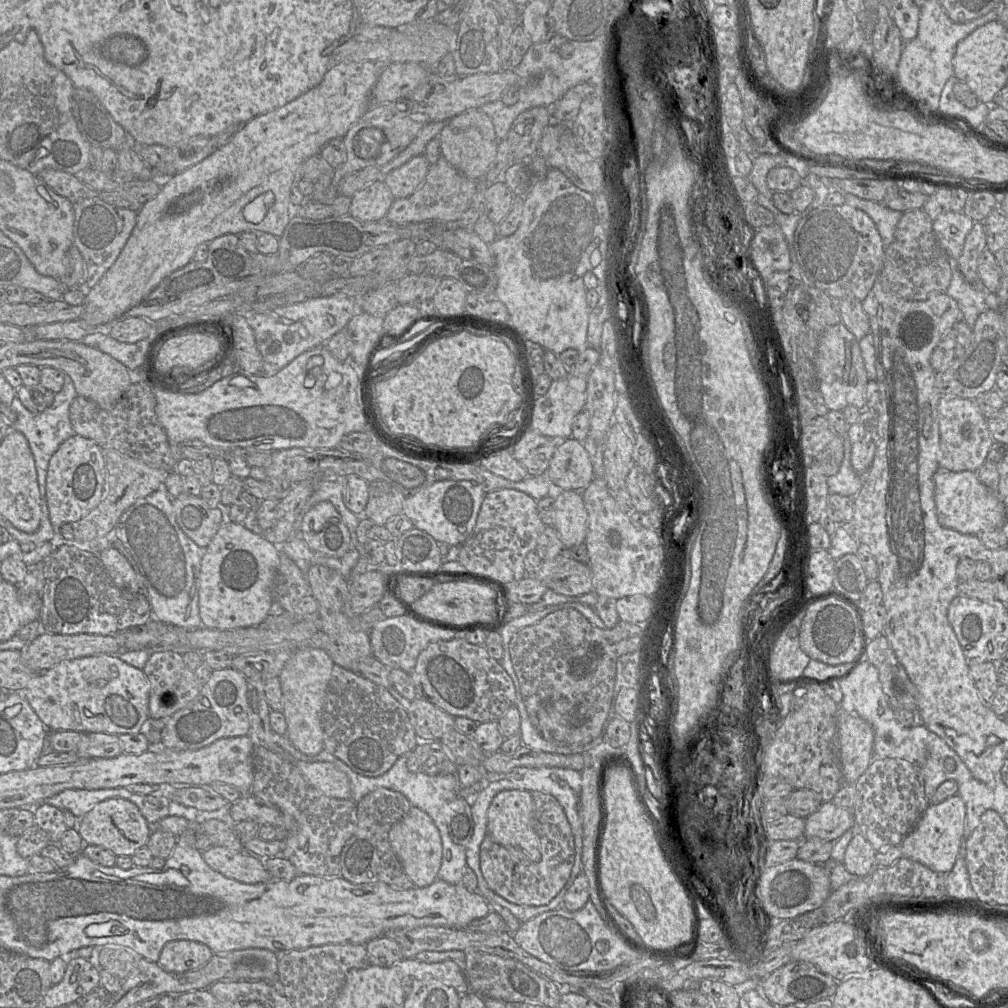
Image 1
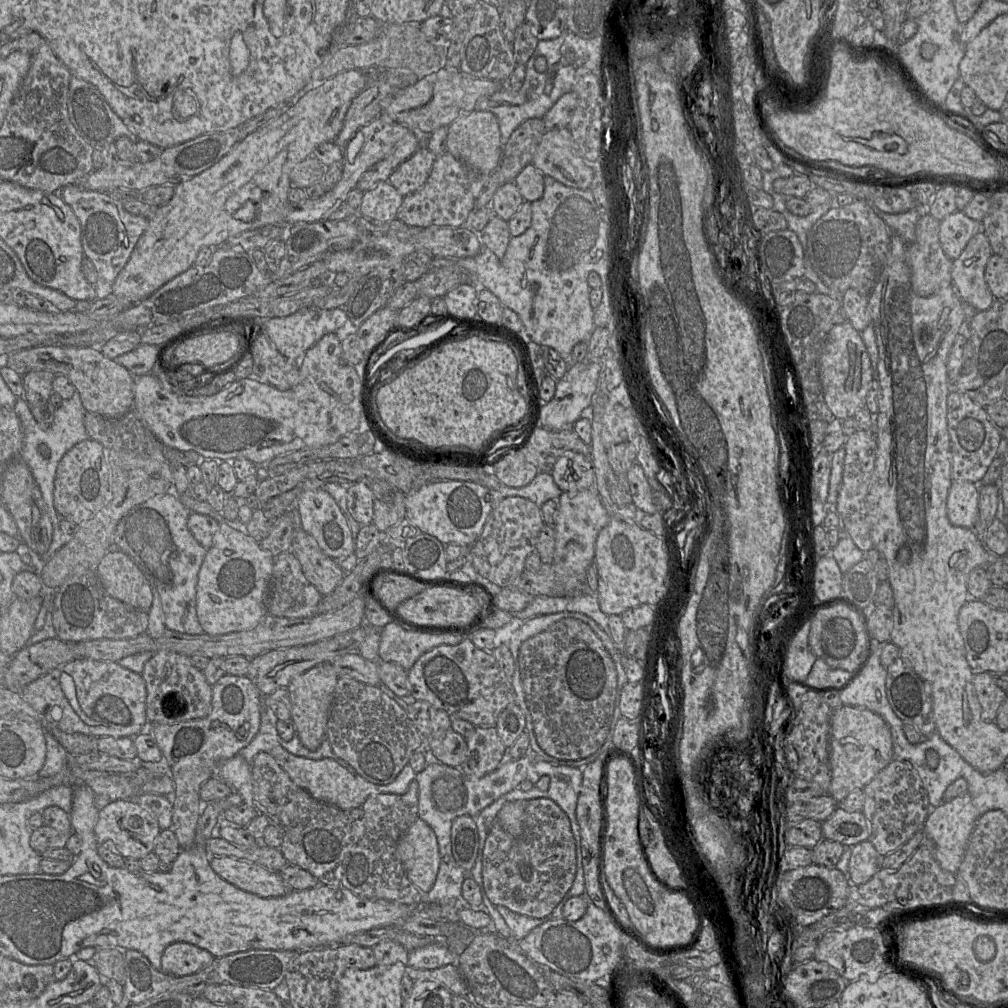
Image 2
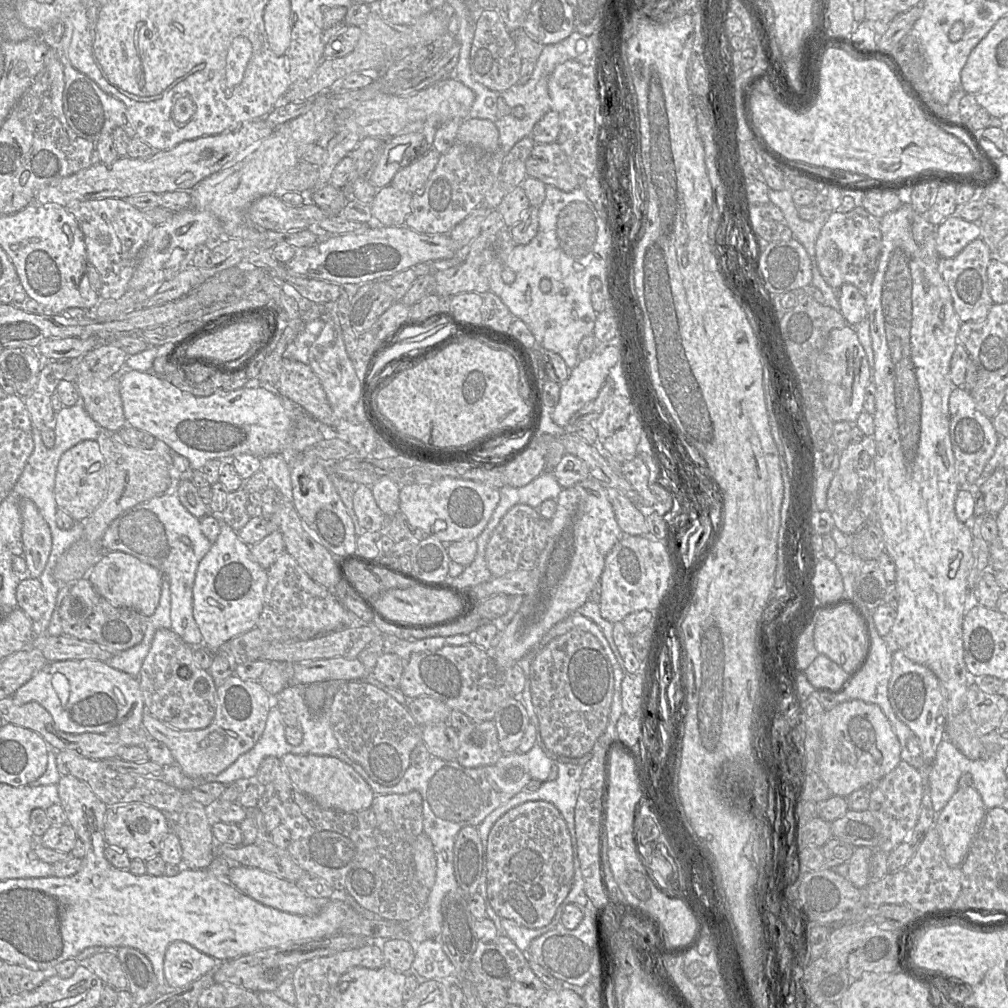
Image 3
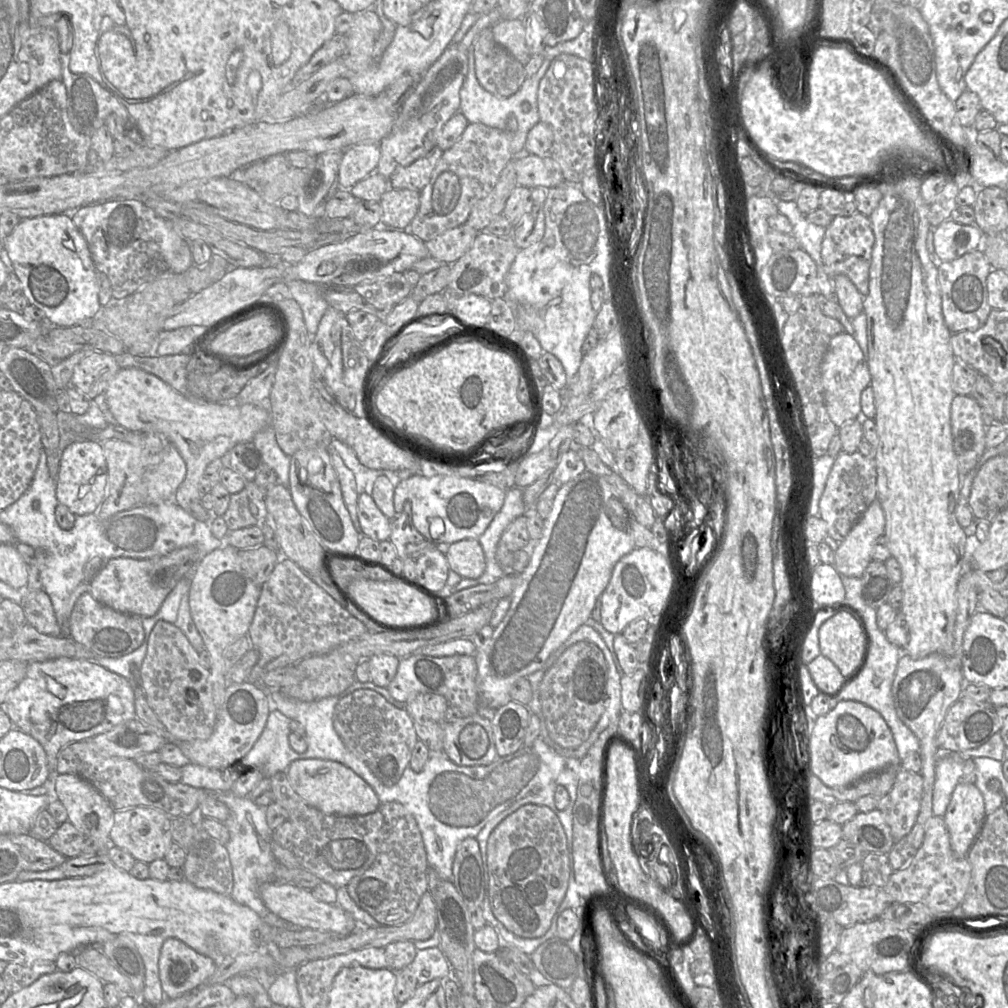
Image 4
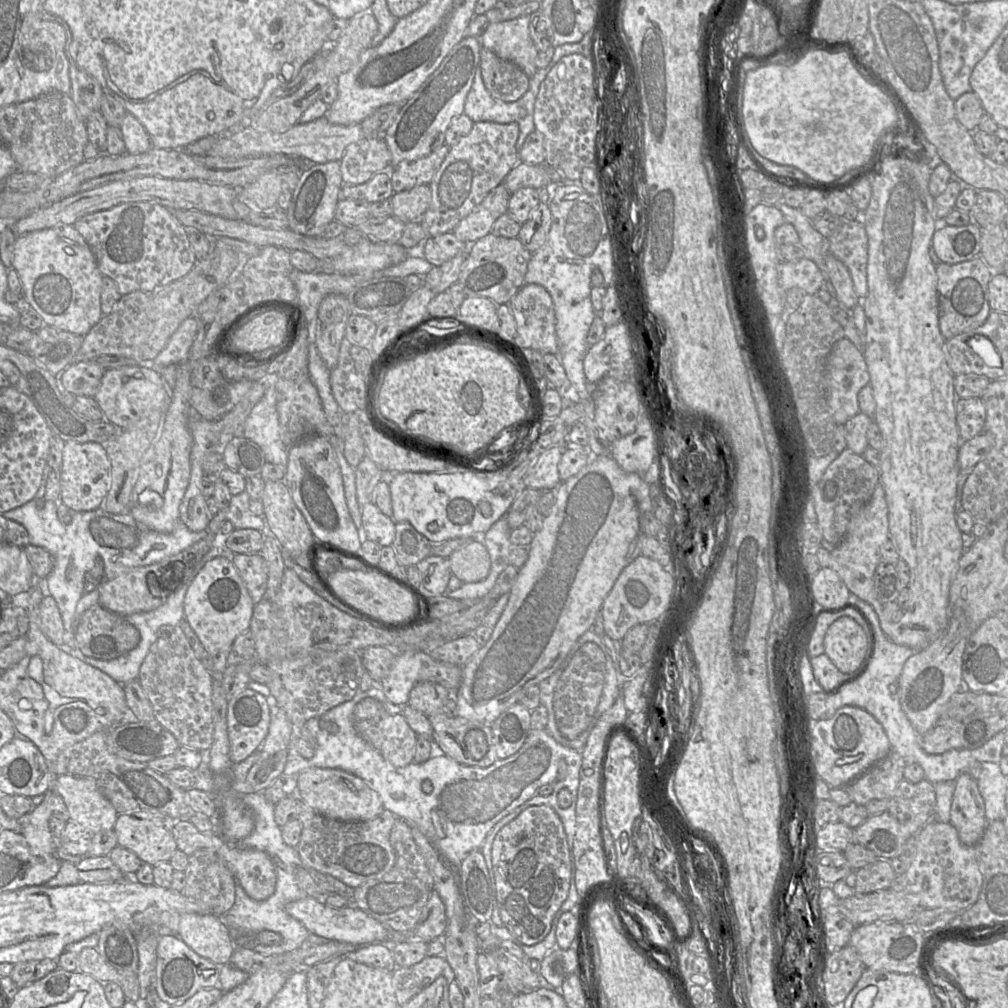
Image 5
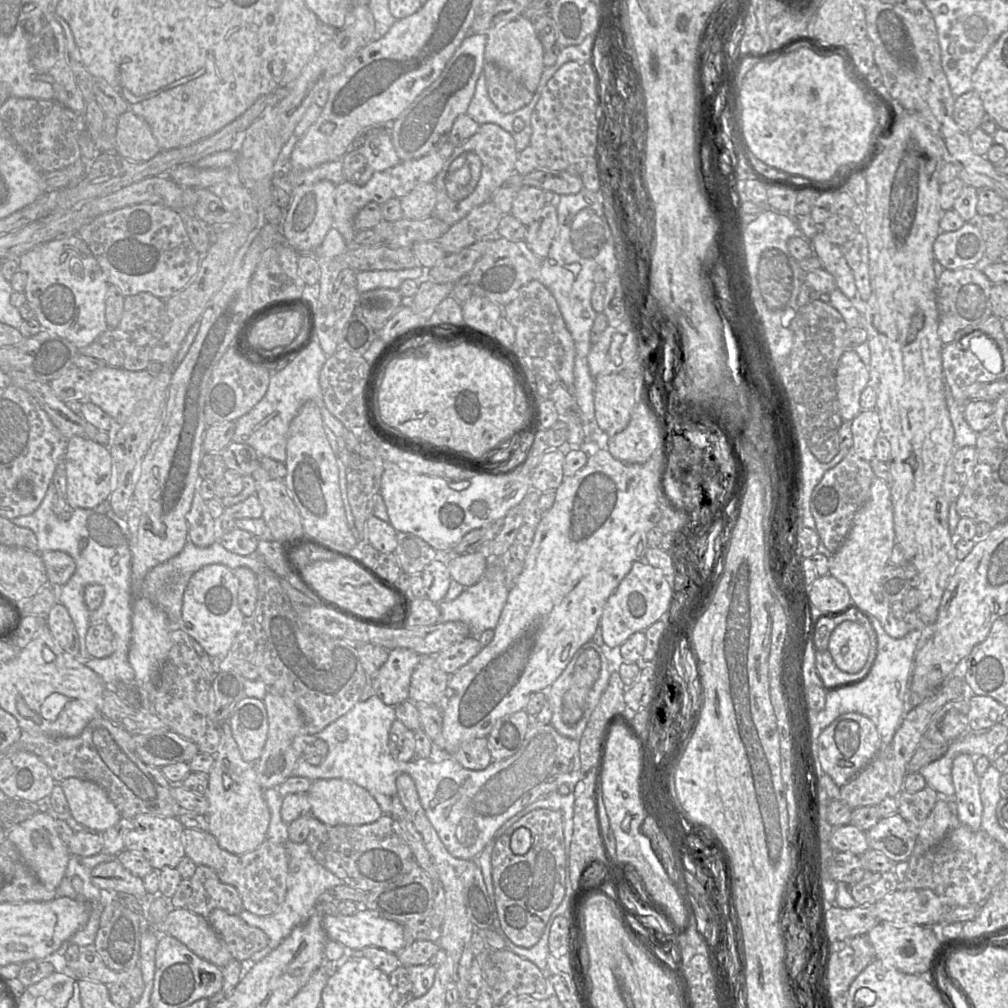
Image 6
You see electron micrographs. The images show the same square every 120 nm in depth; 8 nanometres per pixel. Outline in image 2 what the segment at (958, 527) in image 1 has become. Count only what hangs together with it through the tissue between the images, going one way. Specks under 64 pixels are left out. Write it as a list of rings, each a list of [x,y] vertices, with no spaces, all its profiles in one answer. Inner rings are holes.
[[[953,480],[947,497],[947,515],[954,526],[973,529],[979,516],[979,484]]]

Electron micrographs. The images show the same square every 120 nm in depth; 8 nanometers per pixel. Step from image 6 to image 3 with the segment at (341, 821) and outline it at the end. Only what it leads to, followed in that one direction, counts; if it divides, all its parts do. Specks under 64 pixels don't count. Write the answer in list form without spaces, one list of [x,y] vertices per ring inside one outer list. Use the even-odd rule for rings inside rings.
[[[286,754],[281,758],[295,787],[325,809],[358,812],[371,808],[375,795],[363,778],[337,758]]]

